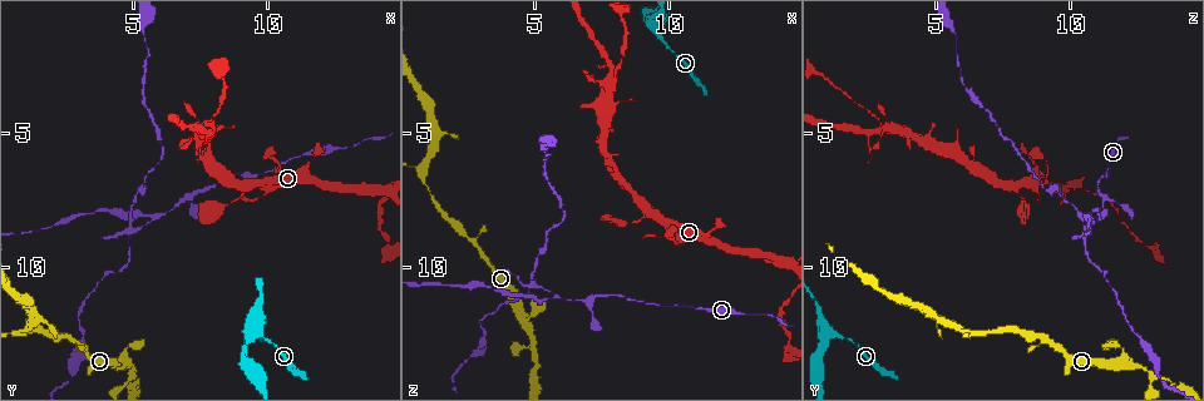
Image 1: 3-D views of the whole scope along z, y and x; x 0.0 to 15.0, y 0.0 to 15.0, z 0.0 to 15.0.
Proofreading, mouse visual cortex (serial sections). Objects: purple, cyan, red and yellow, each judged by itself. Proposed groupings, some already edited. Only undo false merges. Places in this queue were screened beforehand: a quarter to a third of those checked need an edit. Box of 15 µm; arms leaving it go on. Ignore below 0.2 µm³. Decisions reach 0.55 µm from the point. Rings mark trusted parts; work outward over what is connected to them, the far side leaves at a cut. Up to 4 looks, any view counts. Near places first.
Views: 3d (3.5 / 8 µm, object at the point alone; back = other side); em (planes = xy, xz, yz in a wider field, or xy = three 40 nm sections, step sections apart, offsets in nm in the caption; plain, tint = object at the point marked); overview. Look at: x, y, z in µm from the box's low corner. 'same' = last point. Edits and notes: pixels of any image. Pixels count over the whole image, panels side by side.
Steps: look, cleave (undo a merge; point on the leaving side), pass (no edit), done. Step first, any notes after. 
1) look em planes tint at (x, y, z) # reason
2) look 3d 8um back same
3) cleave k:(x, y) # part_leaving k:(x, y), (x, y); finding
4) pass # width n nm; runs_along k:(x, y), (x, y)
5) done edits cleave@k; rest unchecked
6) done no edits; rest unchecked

look 3d 3.5um at (5.0, 14.1, 13.2) # branch point

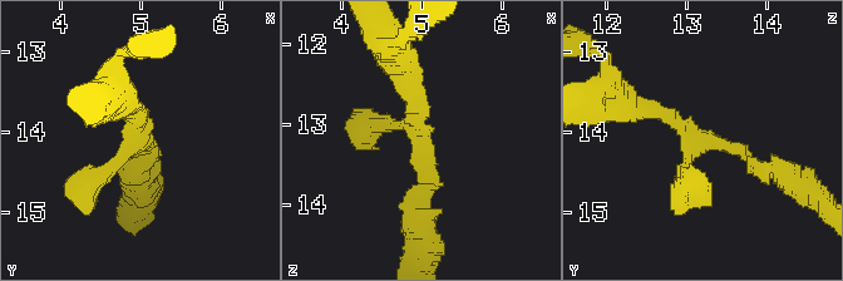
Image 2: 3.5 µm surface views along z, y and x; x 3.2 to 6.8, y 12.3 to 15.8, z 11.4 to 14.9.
pass # arm_widths 150, 200, 250 nm; runs_along 2:(626, 100), (762, 169); all the same cell

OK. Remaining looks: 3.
look 3d 3.5um back at (8.0, 4.7, 3.0) # branch point

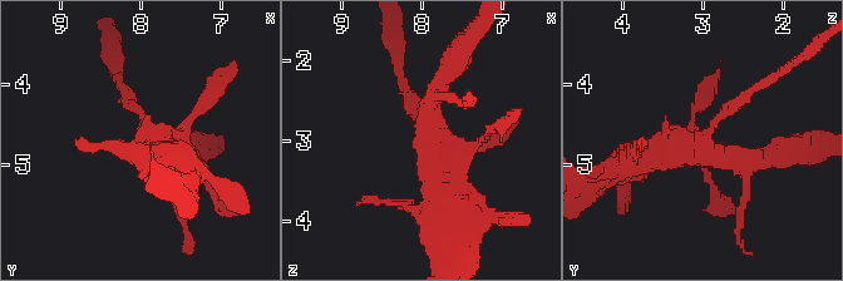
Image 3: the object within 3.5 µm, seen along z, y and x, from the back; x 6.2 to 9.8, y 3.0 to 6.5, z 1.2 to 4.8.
look em planes plain at (7.95, 4.75, 3.05)

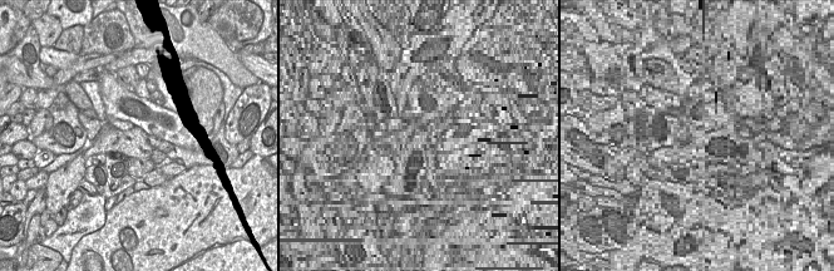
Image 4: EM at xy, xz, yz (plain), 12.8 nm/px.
look em planes tint same # with the object marked

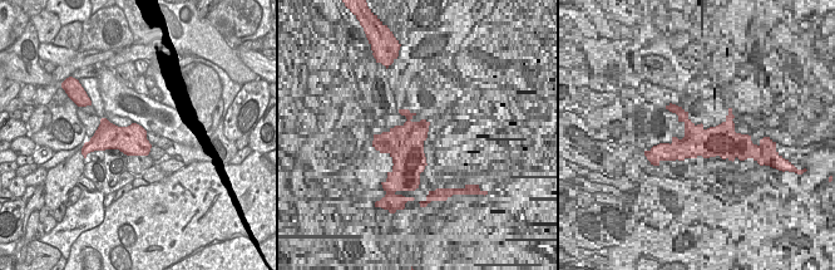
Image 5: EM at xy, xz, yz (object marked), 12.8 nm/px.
pass # width 380 nm; runs_along 3:(453, 212), (425, 142), (449, 68); one cell here

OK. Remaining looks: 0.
done no edits; rest unchecked

